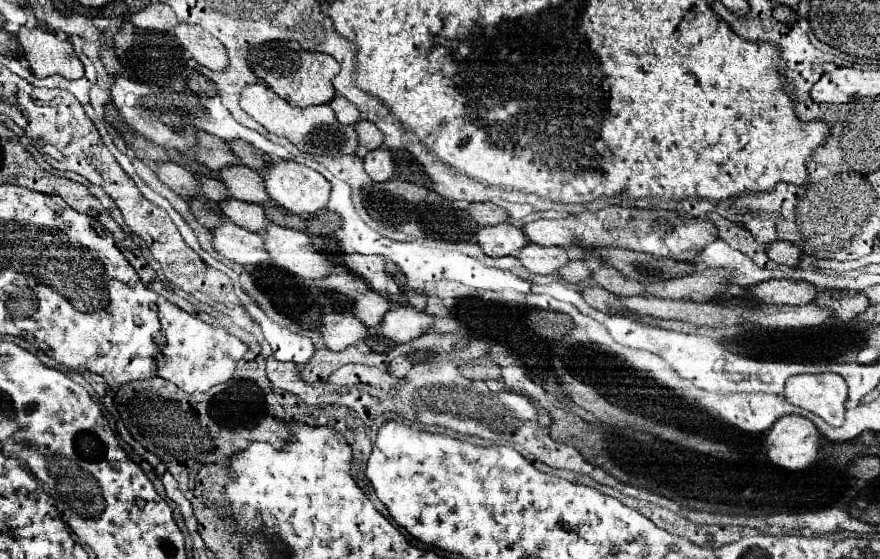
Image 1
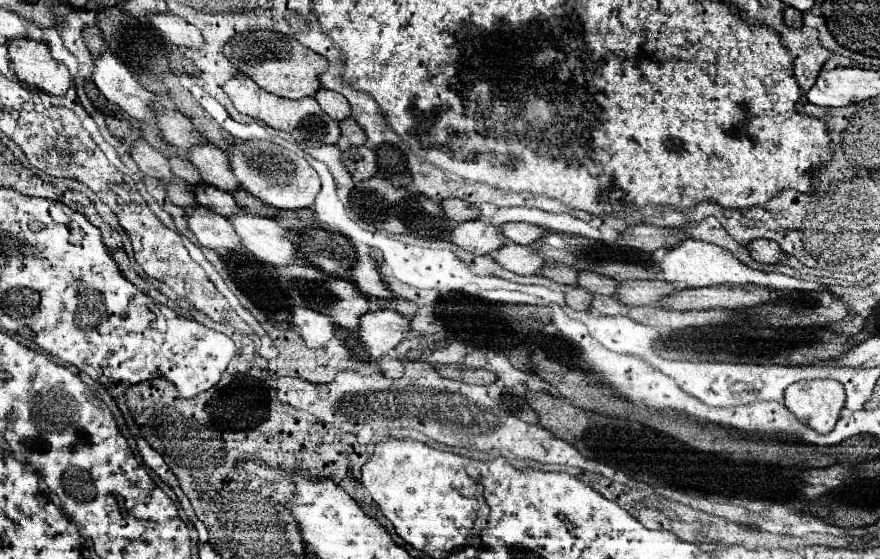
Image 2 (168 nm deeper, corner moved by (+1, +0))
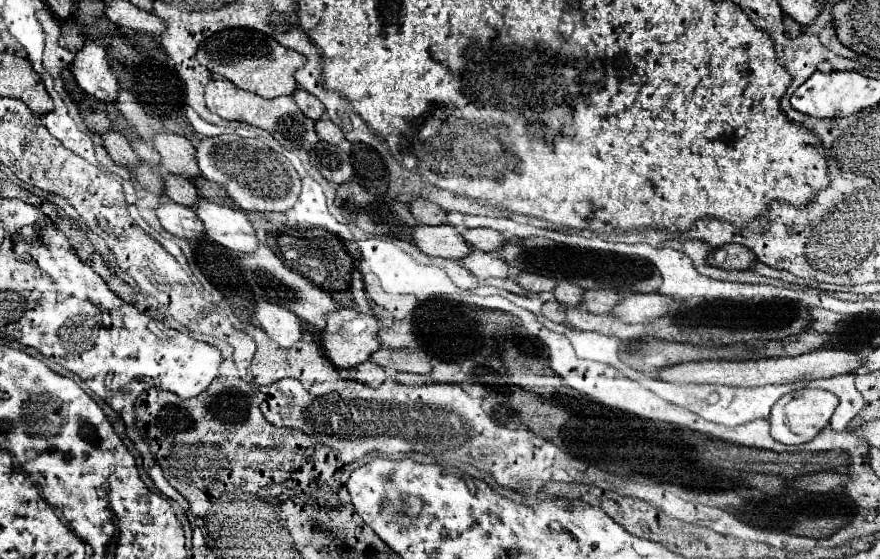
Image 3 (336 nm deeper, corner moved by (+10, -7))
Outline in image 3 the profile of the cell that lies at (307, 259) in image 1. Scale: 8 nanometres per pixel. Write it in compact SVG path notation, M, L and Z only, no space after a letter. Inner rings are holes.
M199 198L193 204L193 210L197 218L203 222L205 234L215 240L217 244L235 250L239 254L243 252L255 252L259 238L255 230L251 228L251 222L239 208L229 208L223 204L209 202L205 198Z

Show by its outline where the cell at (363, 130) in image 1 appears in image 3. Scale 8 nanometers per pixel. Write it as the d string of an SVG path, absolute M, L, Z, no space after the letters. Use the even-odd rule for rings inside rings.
M321 118L321 120L315 122L315 132L317 132L319 140L329 142L329 144L339 144L341 140L345 140L341 128L337 124L333 124L331 120L327 120L327 118Z

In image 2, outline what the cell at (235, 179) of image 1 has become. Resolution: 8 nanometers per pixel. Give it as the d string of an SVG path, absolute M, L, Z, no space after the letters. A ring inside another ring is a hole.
M210 143L196 145L188 151L188 159L194 163L194 167L200 171L202 179L208 185L214 185L228 193L234 193L240 189L240 183L234 177L234 171L230 167L228 155L222 149Z

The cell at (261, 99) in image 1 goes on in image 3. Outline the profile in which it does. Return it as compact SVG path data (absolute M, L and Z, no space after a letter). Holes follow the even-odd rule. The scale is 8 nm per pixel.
M211 78L211 82L205 86L205 106L215 112L217 116L225 120L239 120L247 122L251 126L257 126L261 130L271 132L285 148L301 148L301 150L311 150L319 138L315 136L315 122L307 118L297 104L291 100L291 96L277 96L273 100L265 100L257 94L239 90L233 82L223 80L223 78Z

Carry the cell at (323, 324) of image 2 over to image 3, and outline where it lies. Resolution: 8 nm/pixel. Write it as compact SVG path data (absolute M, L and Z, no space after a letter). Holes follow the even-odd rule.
M257 300L253 316L257 324L267 332L267 336L279 346L289 348L301 340L301 320L285 308L265 300Z

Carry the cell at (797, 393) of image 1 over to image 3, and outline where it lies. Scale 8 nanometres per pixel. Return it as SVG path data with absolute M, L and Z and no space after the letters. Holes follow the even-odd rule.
M801 388L799 392L791 392L783 396L775 408L771 410L769 422L771 422L771 438L781 444L805 444L813 440L831 420L839 400L835 394L825 390L813 390L813 388Z

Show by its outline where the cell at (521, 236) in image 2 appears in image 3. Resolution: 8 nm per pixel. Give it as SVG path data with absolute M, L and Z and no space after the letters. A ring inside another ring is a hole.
M471 228L463 232L463 238L469 246L473 246L475 250L483 250L483 252L495 252L495 248L499 248L499 244L503 244L503 234L491 228Z

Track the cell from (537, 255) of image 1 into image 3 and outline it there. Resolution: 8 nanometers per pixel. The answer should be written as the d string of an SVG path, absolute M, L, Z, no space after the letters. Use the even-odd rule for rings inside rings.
M471 250L465 258L461 258L463 266L479 280L487 280L487 278L509 278L511 270L507 264L503 264L503 260L499 260L493 252L479 252L479 250Z

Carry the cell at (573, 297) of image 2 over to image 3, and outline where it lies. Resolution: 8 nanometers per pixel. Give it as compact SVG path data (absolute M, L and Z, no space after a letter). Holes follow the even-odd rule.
M551 300L551 302L545 302L543 306L541 306L541 314L547 318L547 320L551 320L551 322L563 322L563 312L565 312L567 308L563 308L563 304L559 304L557 300Z

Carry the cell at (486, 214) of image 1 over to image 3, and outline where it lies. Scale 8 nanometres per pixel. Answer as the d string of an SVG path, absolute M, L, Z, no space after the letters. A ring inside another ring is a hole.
M417 198L417 200L411 200L409 202L409 210L413 214L413 218L419 222L419 224L431 224L431 226L437 226L437 224L445 224L447 222L447 214L433 202L429 200L423 200L423 198Z

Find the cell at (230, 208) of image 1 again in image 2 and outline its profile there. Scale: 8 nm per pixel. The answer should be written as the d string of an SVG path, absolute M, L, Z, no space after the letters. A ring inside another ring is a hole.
M198 185L194 189L196 193L196 201L204 207L208 207L210 211L222 215L222 217L234 217L238 215L240 211L244 211L232 193L226 193L226 191L220 191L216 187L210 187L210 185Z

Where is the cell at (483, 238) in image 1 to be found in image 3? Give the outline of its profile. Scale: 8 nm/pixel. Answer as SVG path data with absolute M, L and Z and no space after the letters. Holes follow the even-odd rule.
M449 224L415 226L411 232L411 242L427 256L439 258L463 258L465 252L471 250L463 244L463 236Z

